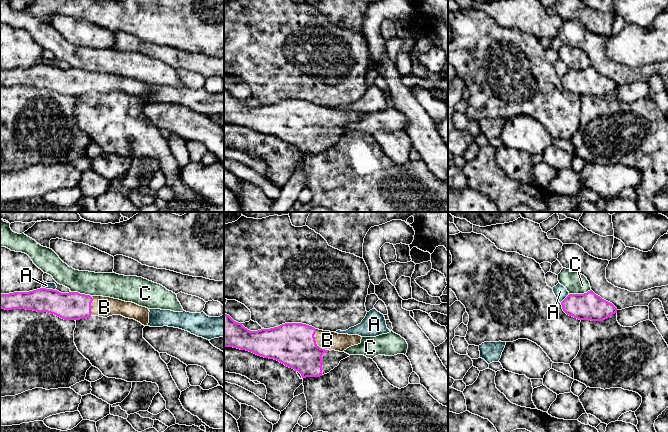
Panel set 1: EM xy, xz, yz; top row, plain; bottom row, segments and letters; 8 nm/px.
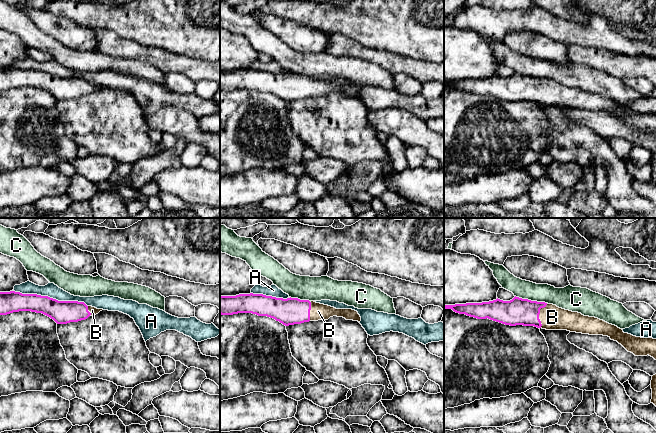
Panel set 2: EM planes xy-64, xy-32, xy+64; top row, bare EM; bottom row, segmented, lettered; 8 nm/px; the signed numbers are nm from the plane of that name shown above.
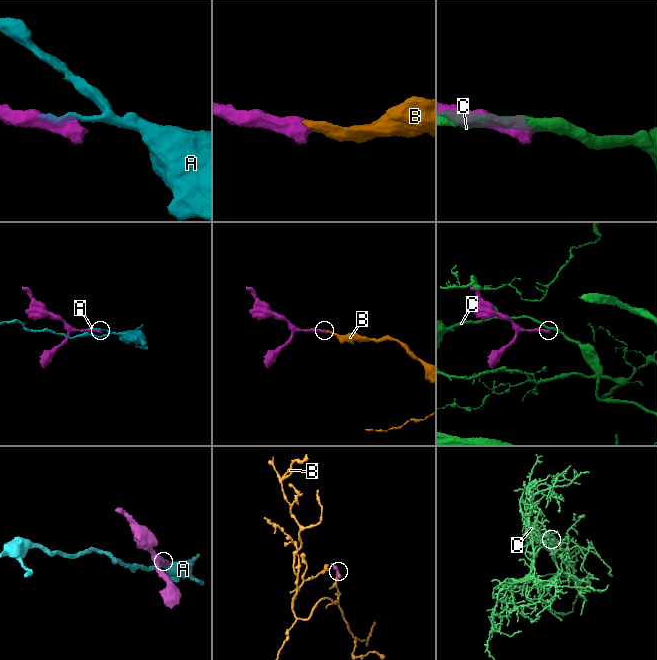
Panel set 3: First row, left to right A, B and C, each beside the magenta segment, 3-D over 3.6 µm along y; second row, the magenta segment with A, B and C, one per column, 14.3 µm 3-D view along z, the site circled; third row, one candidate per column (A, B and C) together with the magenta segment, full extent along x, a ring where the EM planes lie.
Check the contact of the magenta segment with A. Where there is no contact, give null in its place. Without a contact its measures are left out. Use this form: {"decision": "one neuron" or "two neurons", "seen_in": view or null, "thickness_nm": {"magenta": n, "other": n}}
{"decision": "two neurons", "seen_in": "xy", "thickness_nm": {"magenta": 220, "other": 50}}

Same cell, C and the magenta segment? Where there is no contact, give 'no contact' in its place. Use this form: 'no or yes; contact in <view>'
no; contact in yz

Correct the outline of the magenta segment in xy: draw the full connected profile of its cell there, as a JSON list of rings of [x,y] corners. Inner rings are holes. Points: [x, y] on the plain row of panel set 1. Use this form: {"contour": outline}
{"contour": [[[40,64],[29,68],[0,69],[0,85],[26,85],[54,90],[64,96],[80,96],[91,92],[107,94],[121,91],[144,102],[149,99],[149,85],[132,78],[78,68],[61,69]]]}

